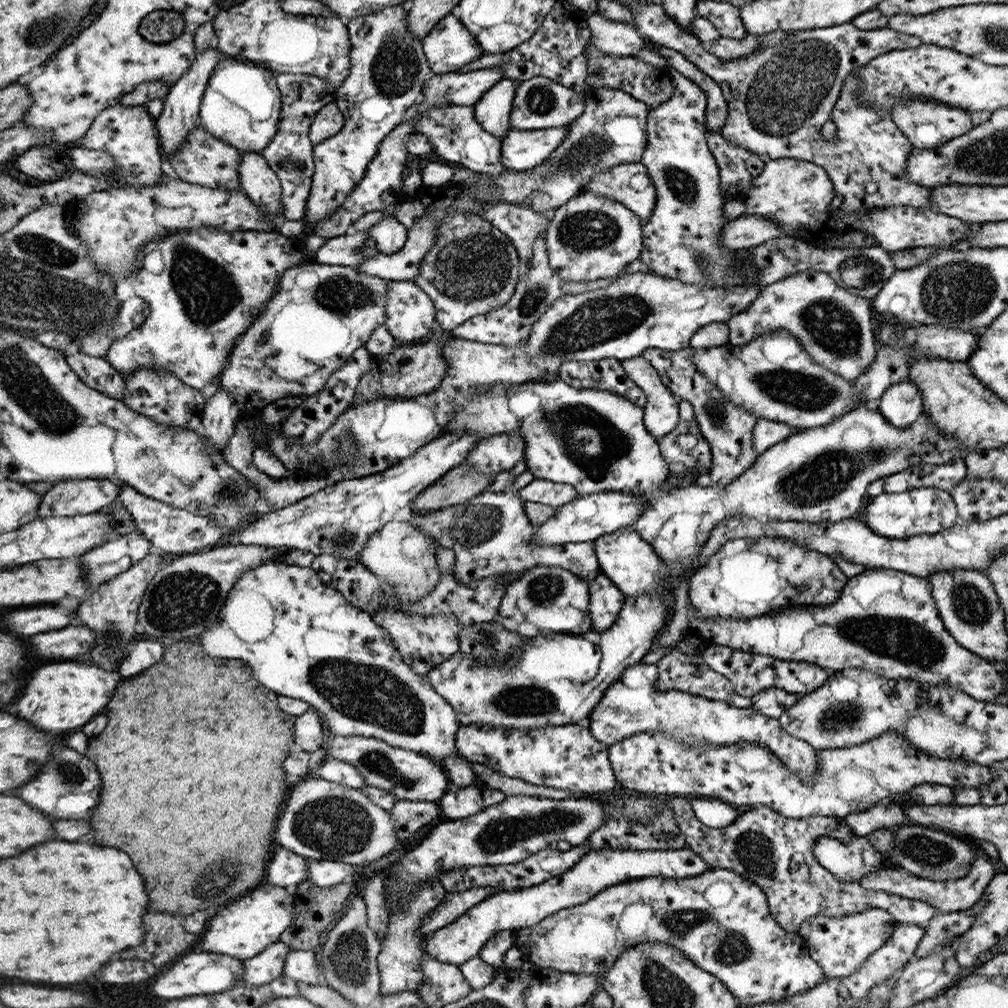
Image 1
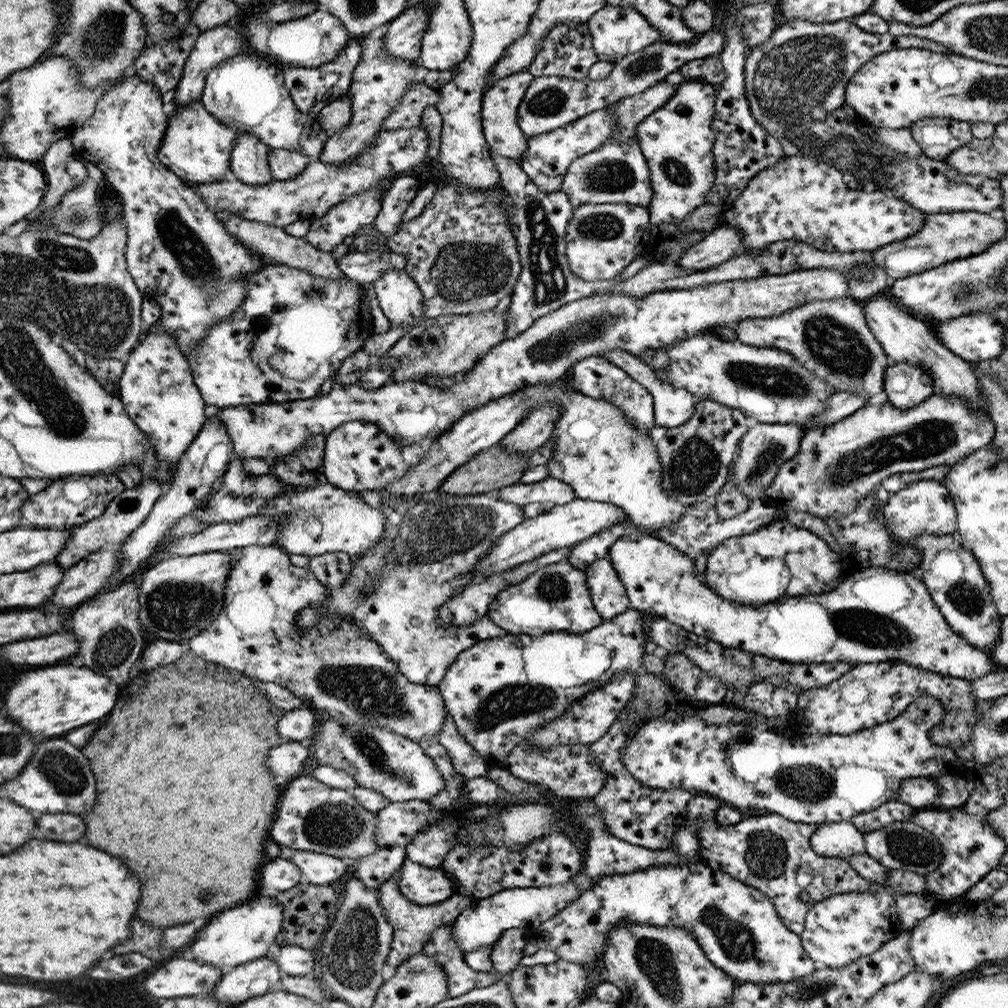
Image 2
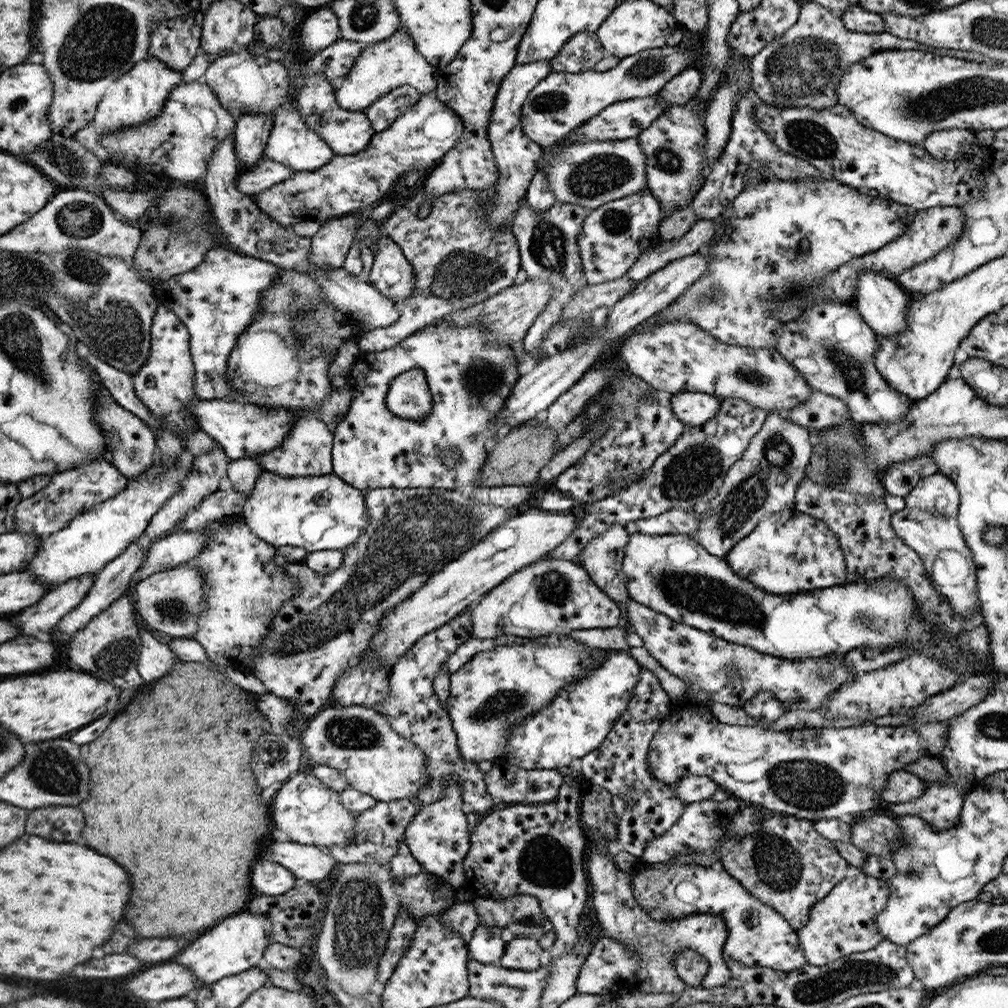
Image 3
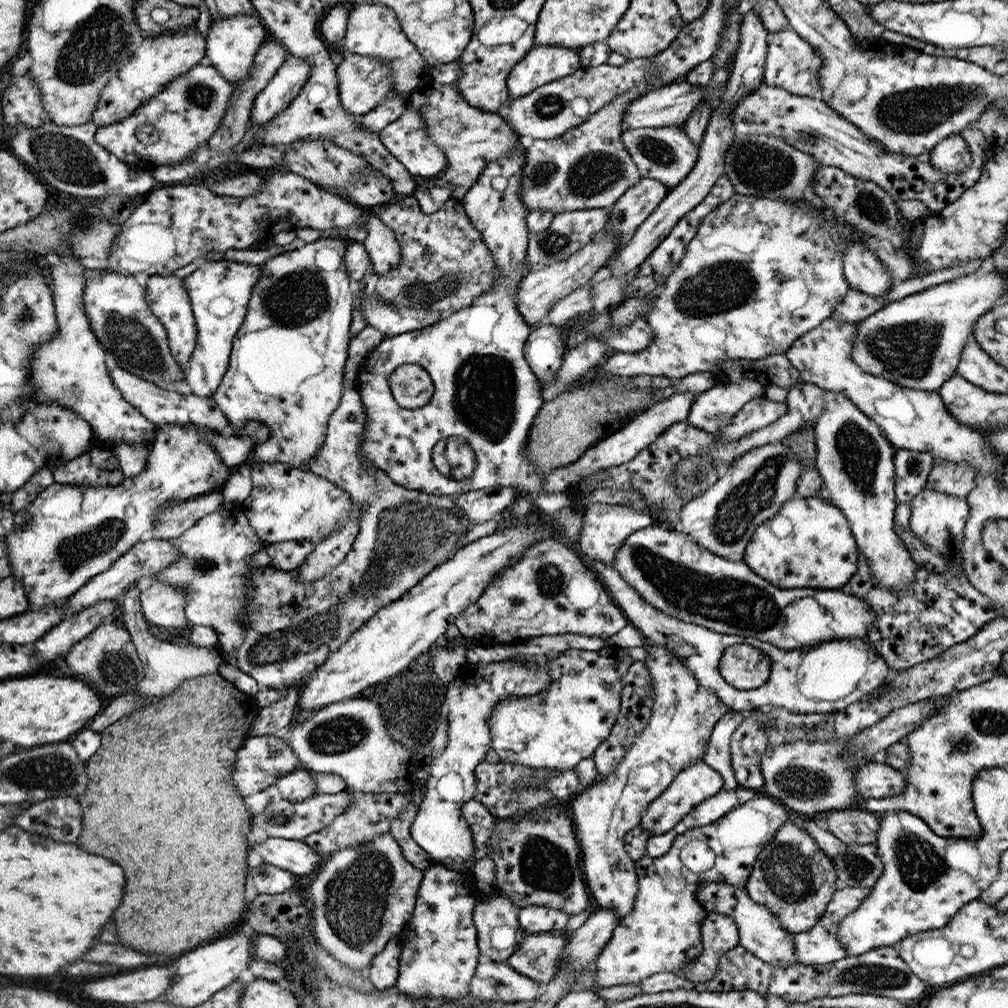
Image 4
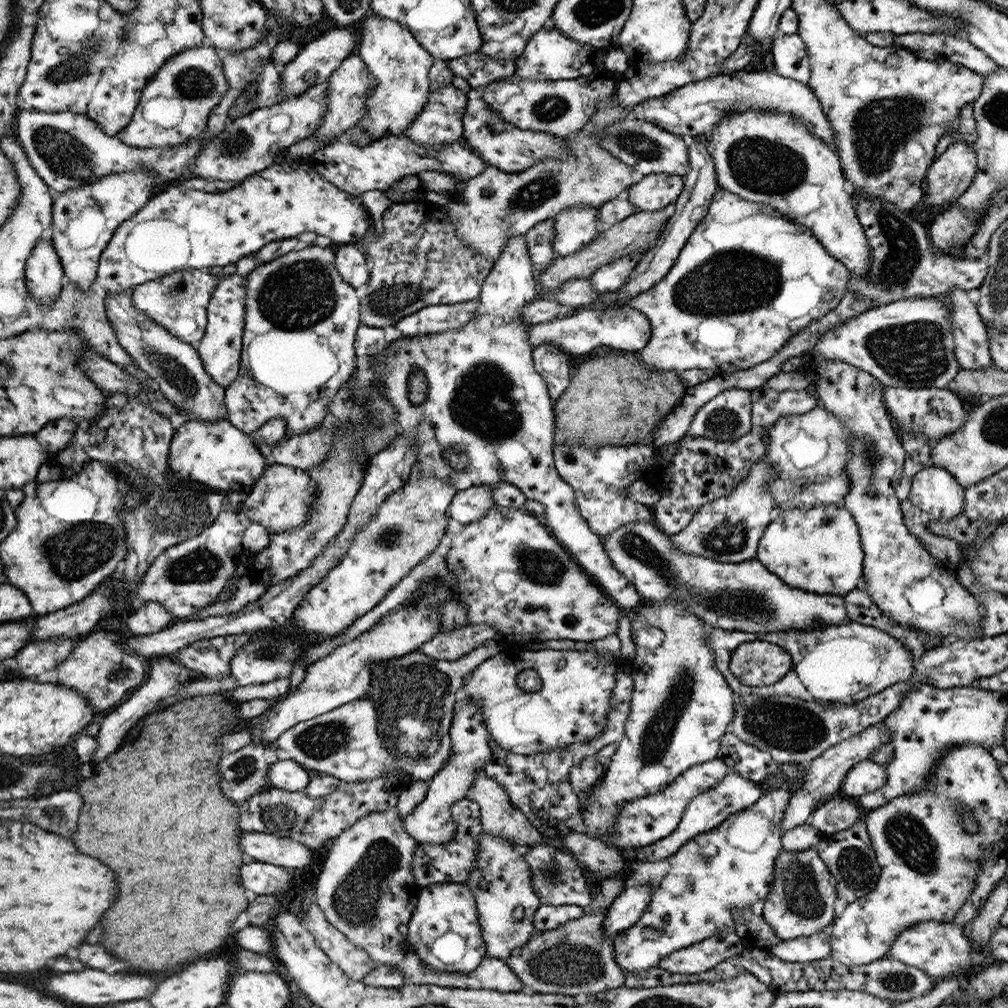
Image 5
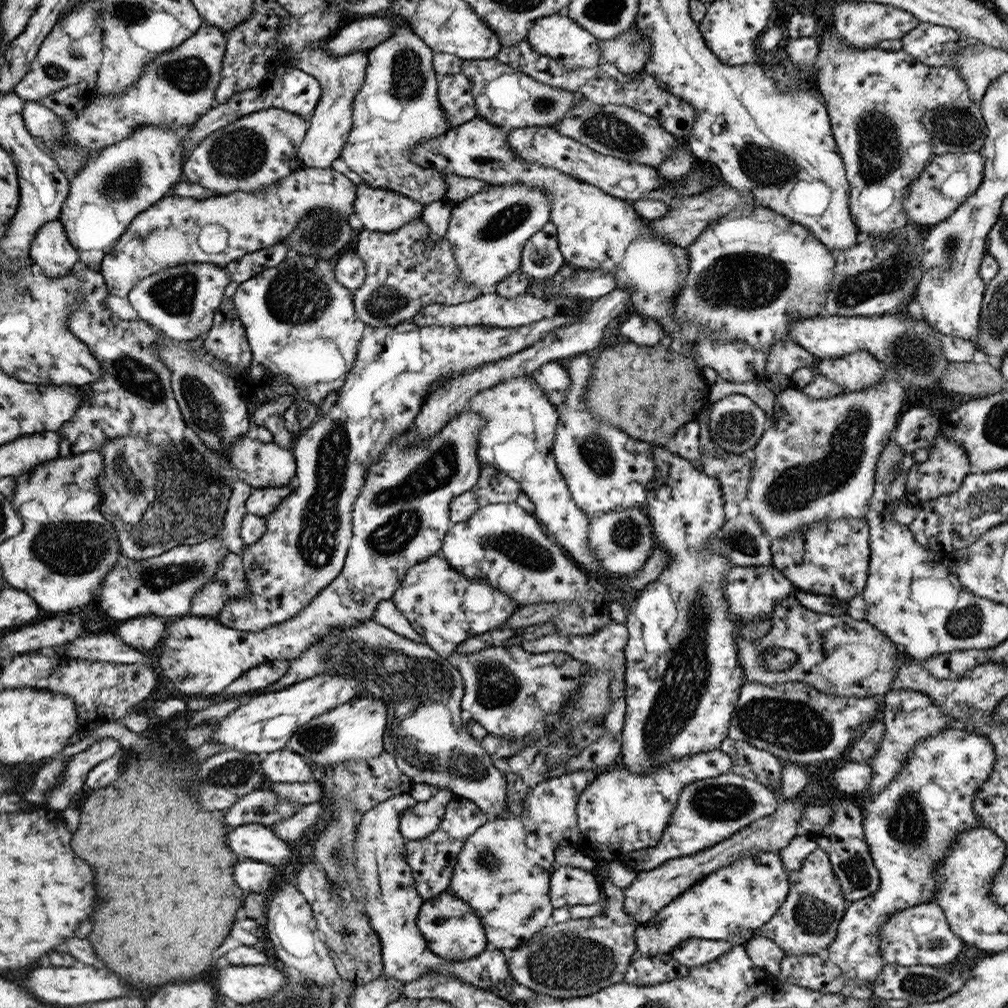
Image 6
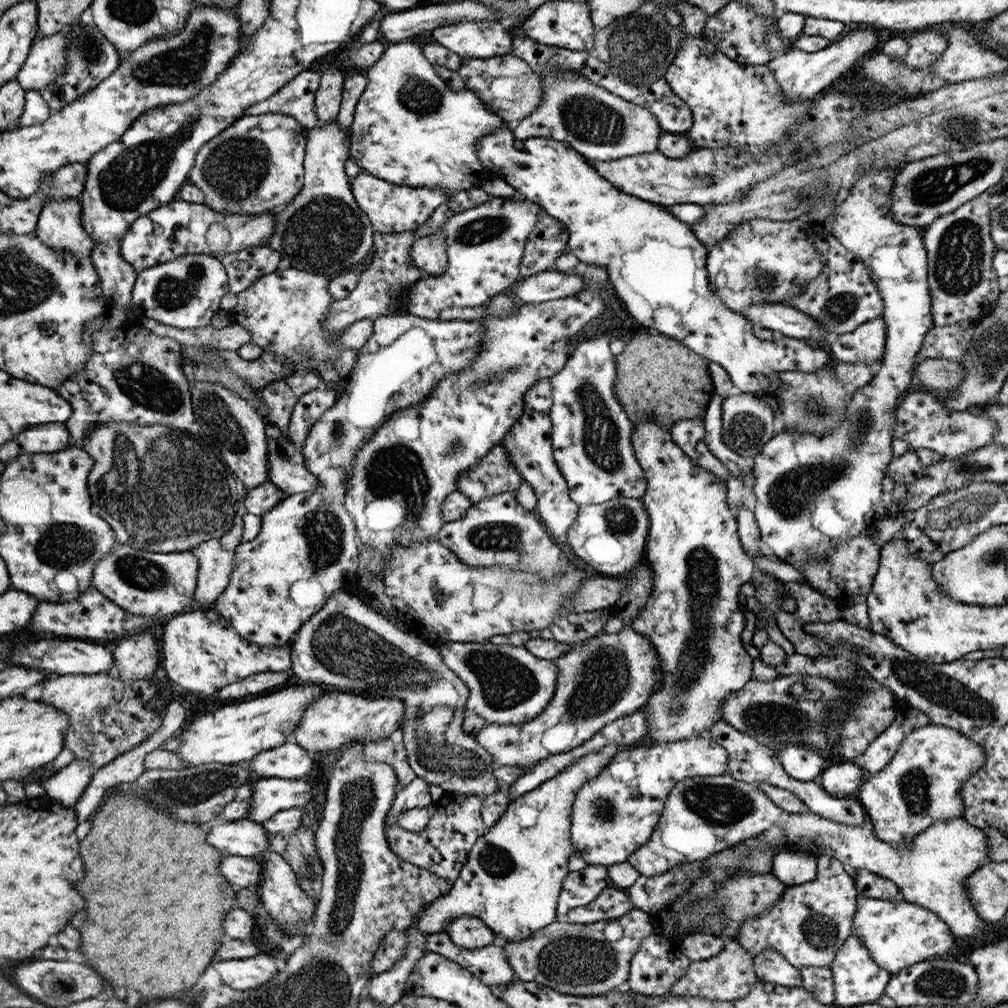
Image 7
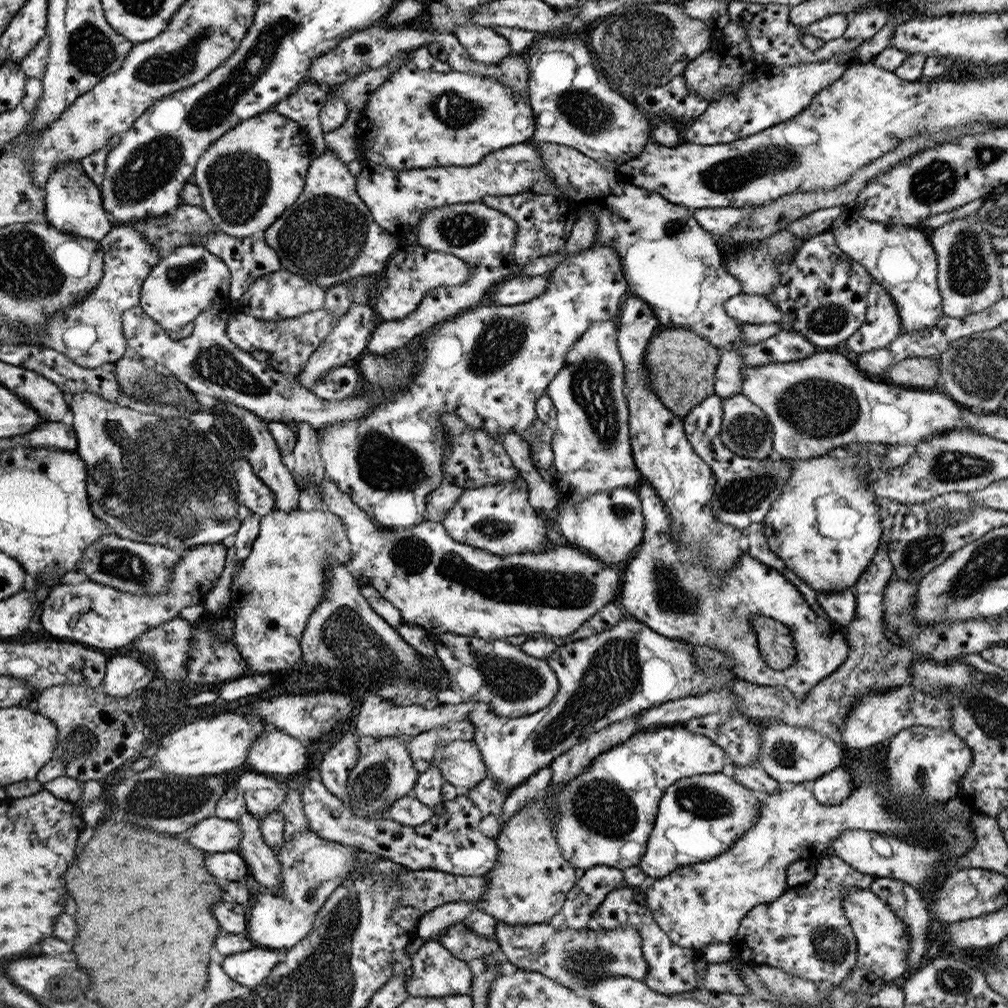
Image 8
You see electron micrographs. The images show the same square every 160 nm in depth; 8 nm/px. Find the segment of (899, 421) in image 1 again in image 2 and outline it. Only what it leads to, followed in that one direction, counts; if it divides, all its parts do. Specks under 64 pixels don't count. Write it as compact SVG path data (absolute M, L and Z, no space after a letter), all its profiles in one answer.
M891 362L883 378L887 401L900 410L918 406L933 394L932 375L923 366Z

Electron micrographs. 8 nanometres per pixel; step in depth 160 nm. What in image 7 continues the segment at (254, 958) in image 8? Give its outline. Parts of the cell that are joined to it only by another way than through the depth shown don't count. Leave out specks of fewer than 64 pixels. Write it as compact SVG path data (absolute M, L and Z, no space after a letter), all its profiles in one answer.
M266 954L240 960L222 960L216 966L223 984L242 991L270 982L279 972L274 960Z

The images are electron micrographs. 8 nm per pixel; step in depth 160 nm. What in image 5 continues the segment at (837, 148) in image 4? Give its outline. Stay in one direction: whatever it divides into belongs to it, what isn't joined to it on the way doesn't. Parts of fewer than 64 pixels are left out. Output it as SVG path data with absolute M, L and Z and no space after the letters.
M770 72L721 73L701 81L691 82L661 97L650 98L633 108L633 117L651 122L664 130L689 139L691 136L709 136L723 116L737 110L761 110L762 112L783 112L799 118L814 136L835 149L835 130L826 118L823 106L813 90L806 84L794 82Z

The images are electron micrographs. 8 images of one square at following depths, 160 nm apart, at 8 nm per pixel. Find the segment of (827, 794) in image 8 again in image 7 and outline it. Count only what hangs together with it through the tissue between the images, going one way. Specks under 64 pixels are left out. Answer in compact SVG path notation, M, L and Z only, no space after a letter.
M836 762L824 769L818 777L821 788L836 798L846 799L858 792L862 785L861 764L853 762Z

